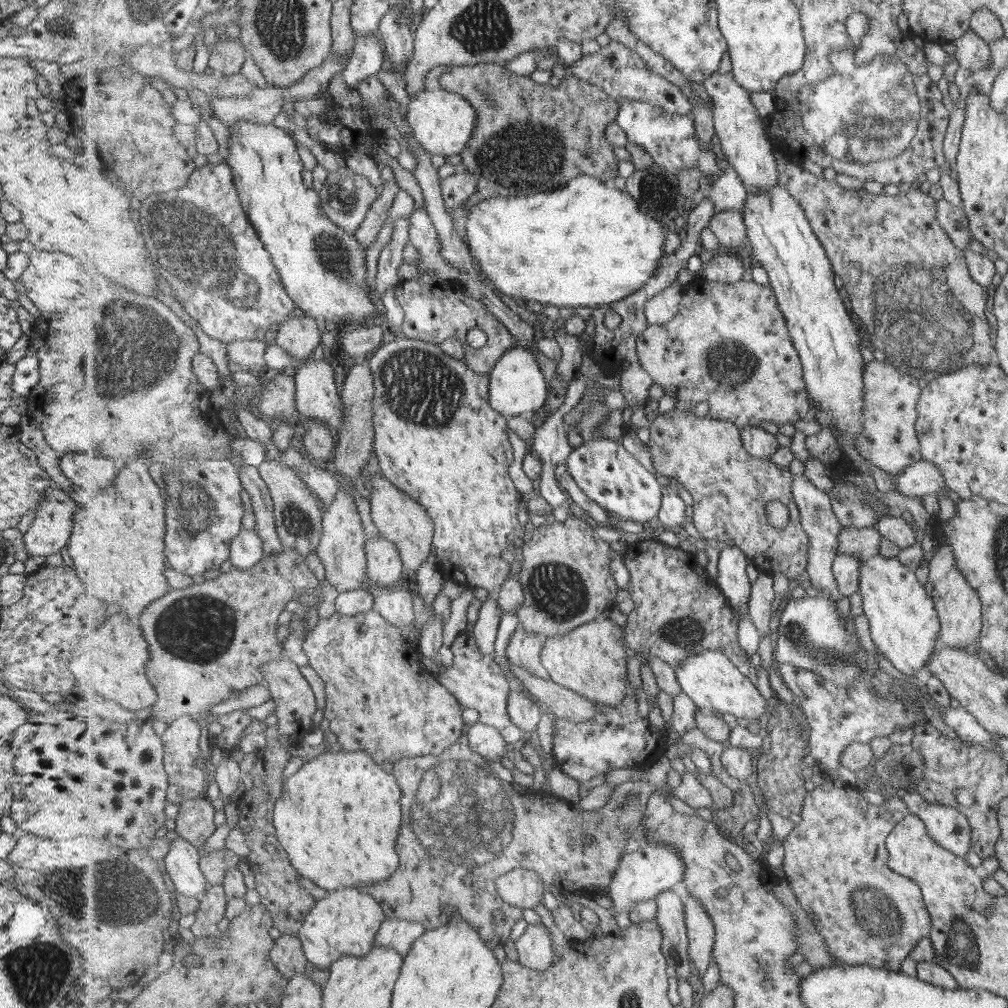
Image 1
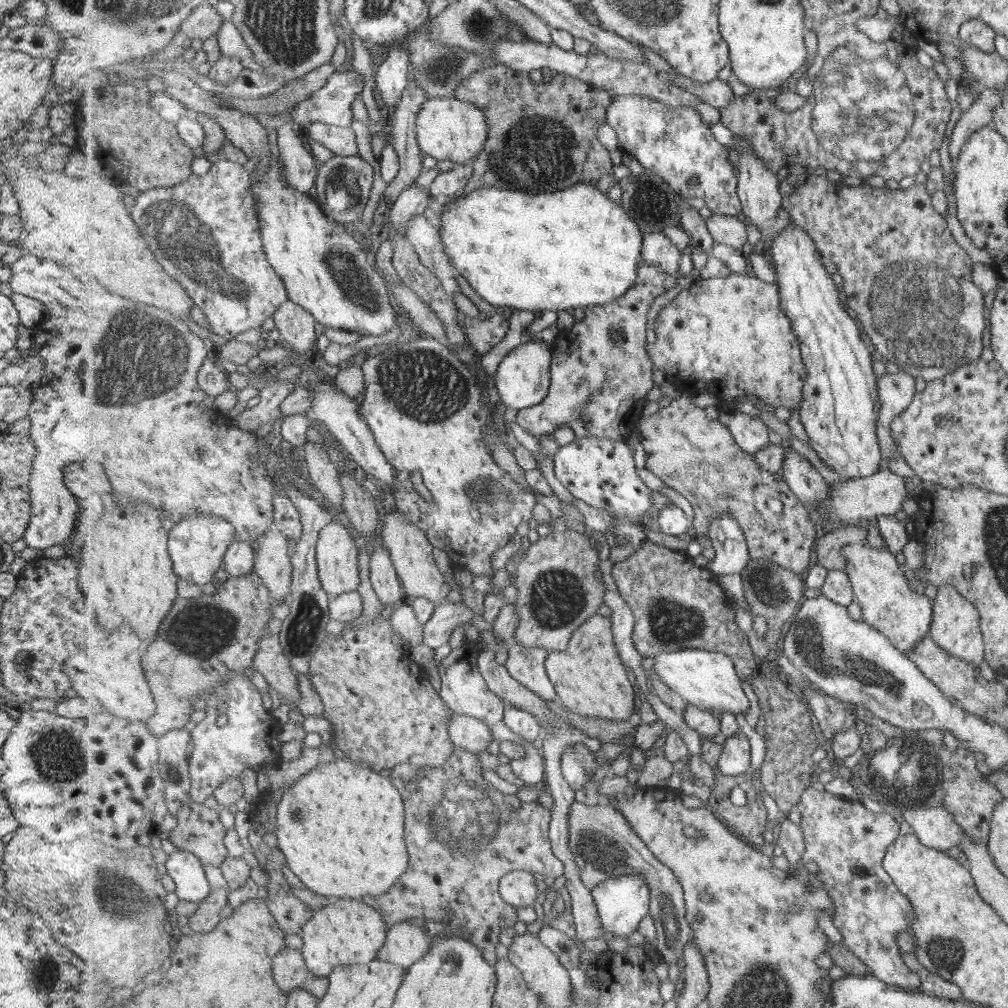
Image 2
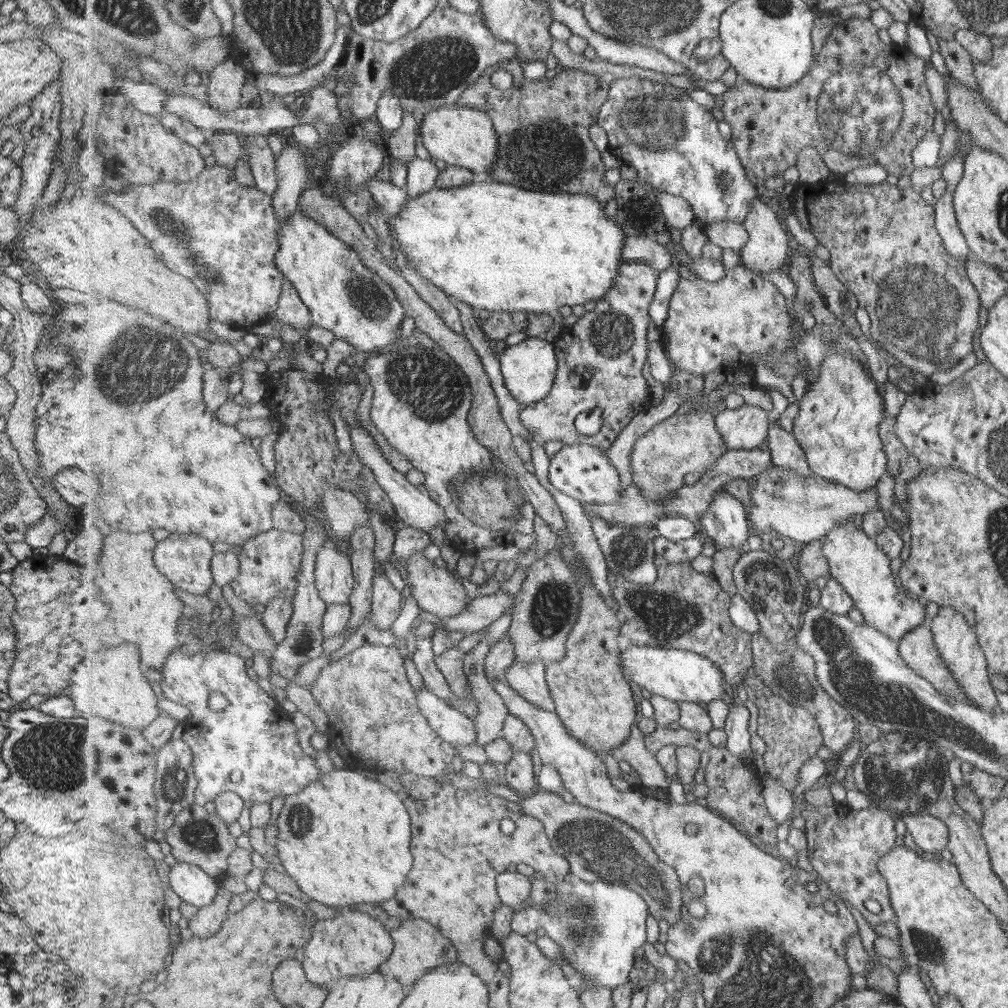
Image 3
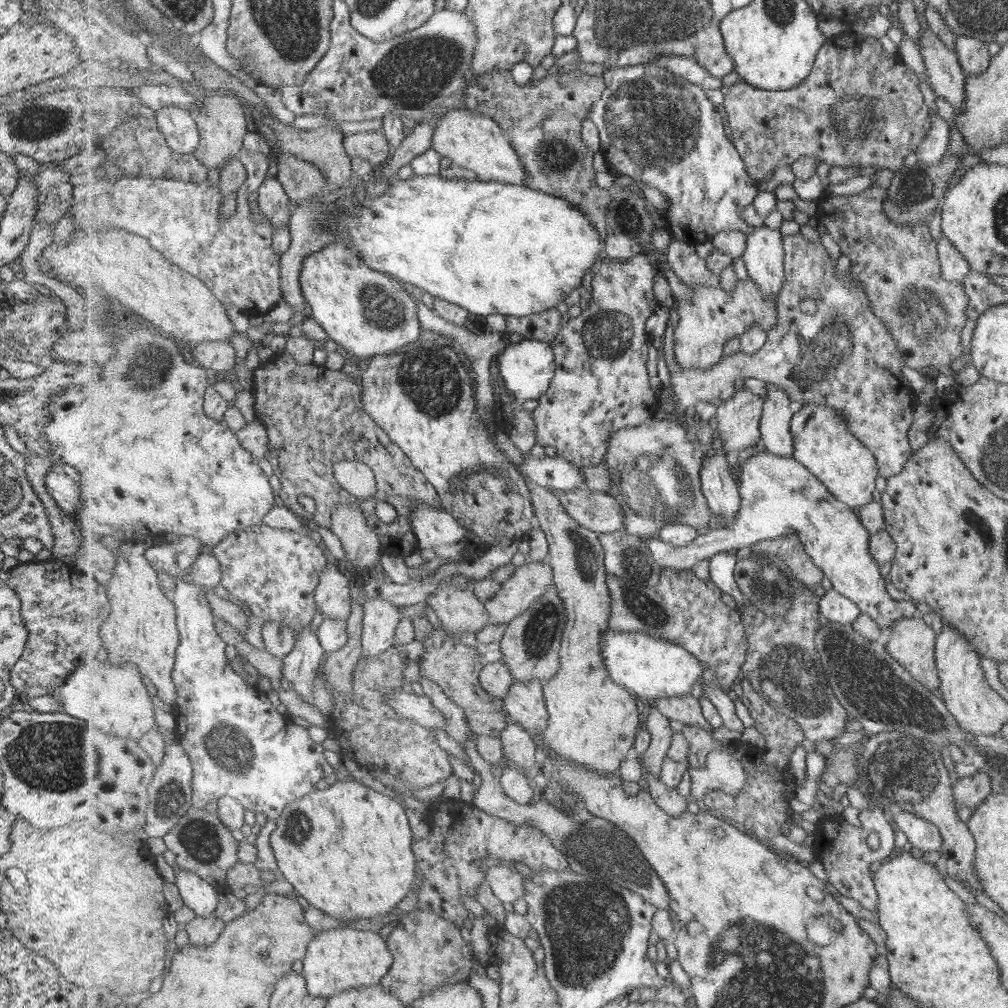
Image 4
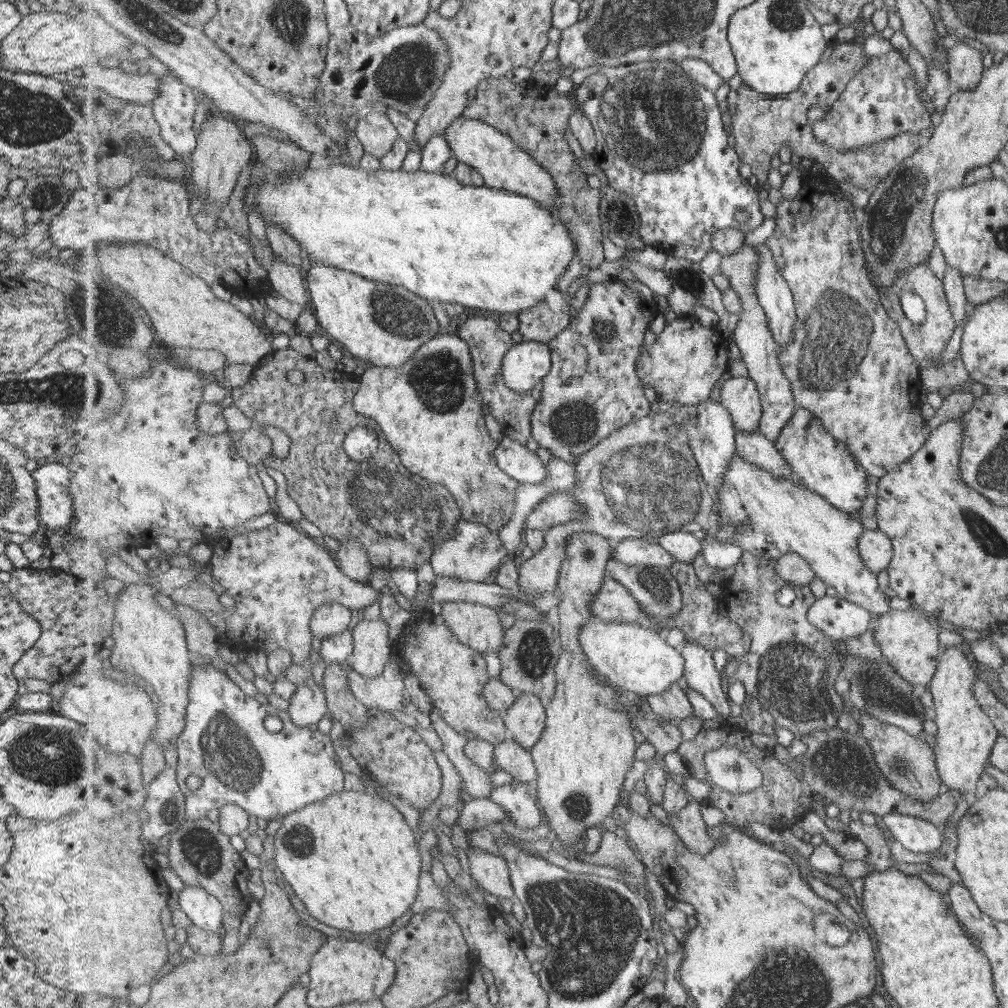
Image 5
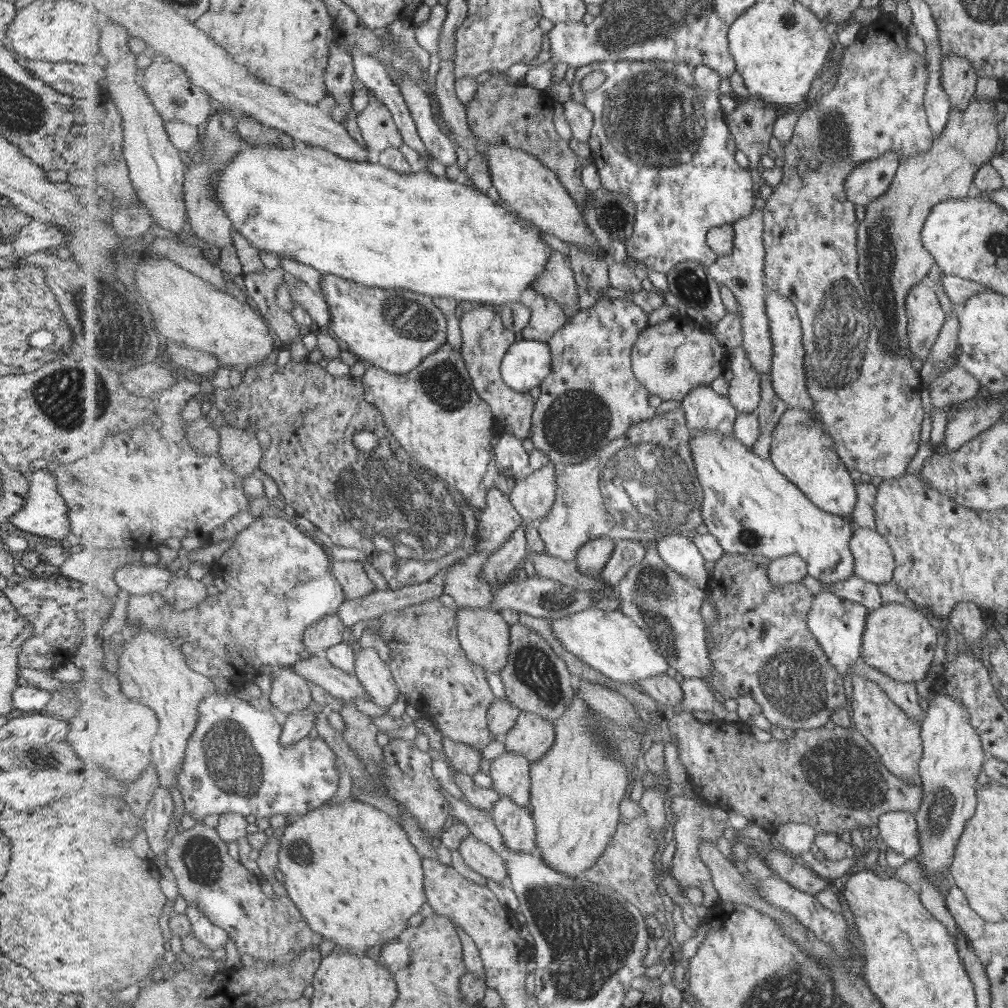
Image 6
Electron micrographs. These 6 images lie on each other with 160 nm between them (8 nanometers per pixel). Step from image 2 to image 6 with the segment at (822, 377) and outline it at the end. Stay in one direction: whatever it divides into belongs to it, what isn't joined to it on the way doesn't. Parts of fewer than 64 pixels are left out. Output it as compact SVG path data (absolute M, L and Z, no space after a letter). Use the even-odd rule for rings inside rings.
M788 408L776 426L771 447L771 460L776 467L788 476L790 481L798 484L813 504L827 512L848 517L857 506L858 494L856 484L849 474L850 470L844 463L836 447L834 438L811 420L811 442L807 450L807 434L809 424L801 420L801 414L795 418L795 409Z

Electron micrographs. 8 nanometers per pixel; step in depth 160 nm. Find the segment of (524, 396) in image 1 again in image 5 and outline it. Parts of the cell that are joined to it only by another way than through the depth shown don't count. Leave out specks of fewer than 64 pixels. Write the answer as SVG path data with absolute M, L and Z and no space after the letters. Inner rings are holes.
M522 340L514 344L503 362L506 385L520 394L530 390L549 375L552 368L552 348L548 343Z

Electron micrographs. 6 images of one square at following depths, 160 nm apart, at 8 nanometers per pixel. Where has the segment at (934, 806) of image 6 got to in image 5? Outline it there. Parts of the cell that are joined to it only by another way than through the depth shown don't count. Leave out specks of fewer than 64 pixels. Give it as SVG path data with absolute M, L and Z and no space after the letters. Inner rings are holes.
M957 646L942 649L939 666L931 682L926 686L933 705L933 722L937 728L932 747L935 774L939 776L944 790L958 791L966 799L972 800L975 784L988 762L993 744L997 740L996 728L992 720L985 716L971 692L975 682L975 670L957 650Z

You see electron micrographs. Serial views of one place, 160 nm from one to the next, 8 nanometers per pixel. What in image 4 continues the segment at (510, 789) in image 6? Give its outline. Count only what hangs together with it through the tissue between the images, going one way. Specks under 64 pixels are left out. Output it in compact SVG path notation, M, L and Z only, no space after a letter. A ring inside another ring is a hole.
M508 724L500 738L505 749L505 764L526 771L533 768L537 744L535 738L518 724Z

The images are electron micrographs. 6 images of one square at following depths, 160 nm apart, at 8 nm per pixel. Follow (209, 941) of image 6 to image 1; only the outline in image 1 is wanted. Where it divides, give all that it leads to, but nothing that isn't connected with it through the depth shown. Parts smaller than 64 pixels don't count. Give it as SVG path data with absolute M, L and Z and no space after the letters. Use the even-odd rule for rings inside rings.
M180 837L169 842L167 846L163 861L176 892L201 898L211 886L200 867L201 850Z

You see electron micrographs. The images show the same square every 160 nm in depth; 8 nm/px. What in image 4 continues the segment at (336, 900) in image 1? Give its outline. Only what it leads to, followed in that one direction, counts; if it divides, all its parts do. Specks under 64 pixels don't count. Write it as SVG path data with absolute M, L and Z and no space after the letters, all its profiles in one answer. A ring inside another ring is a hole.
M345 926L317 934L309 943L301 973L308 982L308 991L314 997L329 999L344 990L381 985L394 959L387 937L381 936L378 931L363 928L356 930Z

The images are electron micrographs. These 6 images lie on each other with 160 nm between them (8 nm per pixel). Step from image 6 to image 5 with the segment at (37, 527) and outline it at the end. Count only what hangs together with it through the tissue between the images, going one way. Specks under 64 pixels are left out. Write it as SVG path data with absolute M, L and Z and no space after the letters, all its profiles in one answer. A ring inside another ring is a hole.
M65 461L38 465L30 476L35 487L40 526L51 534L66 529L73 511L68 493L70 472Z

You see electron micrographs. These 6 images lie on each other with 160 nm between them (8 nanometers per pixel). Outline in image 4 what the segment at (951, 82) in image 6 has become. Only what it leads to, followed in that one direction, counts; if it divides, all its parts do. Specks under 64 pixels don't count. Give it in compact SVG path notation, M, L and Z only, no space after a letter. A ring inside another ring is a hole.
M956 35L954 45L958 63L965 76L983 73L987 70L991 57L983 41Z

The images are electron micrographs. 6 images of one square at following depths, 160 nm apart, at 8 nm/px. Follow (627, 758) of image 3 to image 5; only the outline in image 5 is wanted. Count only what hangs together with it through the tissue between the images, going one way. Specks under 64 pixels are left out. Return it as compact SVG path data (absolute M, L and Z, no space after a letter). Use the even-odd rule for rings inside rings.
M686 802L686 806L672 815L667 812L668 818L681 840L696 853L706 855L710 853L713 846L717 846L709 835L709 827L701 816L699 805L705 802Z

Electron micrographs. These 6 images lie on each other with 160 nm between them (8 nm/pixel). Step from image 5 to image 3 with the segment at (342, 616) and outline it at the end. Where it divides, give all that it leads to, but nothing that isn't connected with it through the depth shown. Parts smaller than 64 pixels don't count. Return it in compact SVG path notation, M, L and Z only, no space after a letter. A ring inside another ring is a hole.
M332 537L327 540L316 556L316 585L319 594L325 602L330 604L347 604L350 602L352 592L356 583L352 559L339 550L345 543L337 545L337 538Z

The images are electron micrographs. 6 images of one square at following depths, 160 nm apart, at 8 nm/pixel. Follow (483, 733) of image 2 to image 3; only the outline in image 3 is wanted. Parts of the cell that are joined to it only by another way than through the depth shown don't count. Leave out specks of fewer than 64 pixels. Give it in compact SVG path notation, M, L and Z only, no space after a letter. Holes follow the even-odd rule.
M422 688L418 692L417 704L421 714L429 724L433 724L435 732L446 744L460 748L477 742L475 720L452 708L441 697L429 692L429 689Z

